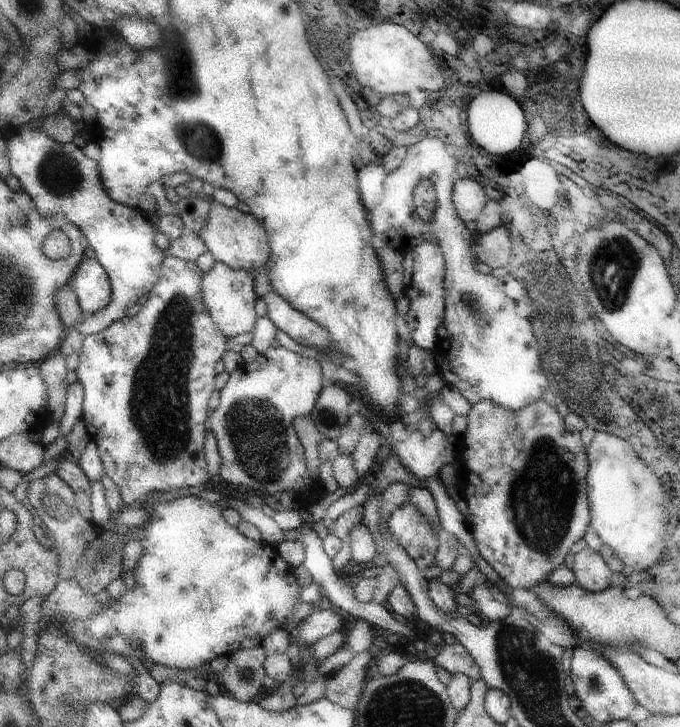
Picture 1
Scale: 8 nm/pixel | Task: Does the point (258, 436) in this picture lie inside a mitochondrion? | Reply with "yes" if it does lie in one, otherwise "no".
yes

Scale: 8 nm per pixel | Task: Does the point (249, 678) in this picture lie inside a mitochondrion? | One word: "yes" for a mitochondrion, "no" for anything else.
yes

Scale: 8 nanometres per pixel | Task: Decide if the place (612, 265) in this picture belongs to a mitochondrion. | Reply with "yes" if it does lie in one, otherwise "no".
yes

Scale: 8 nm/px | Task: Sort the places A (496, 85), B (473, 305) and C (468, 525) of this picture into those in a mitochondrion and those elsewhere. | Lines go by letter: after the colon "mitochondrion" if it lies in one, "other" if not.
A: other
B: mitochondrion
C: other

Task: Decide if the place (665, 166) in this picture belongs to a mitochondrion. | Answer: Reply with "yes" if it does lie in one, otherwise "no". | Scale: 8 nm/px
no

